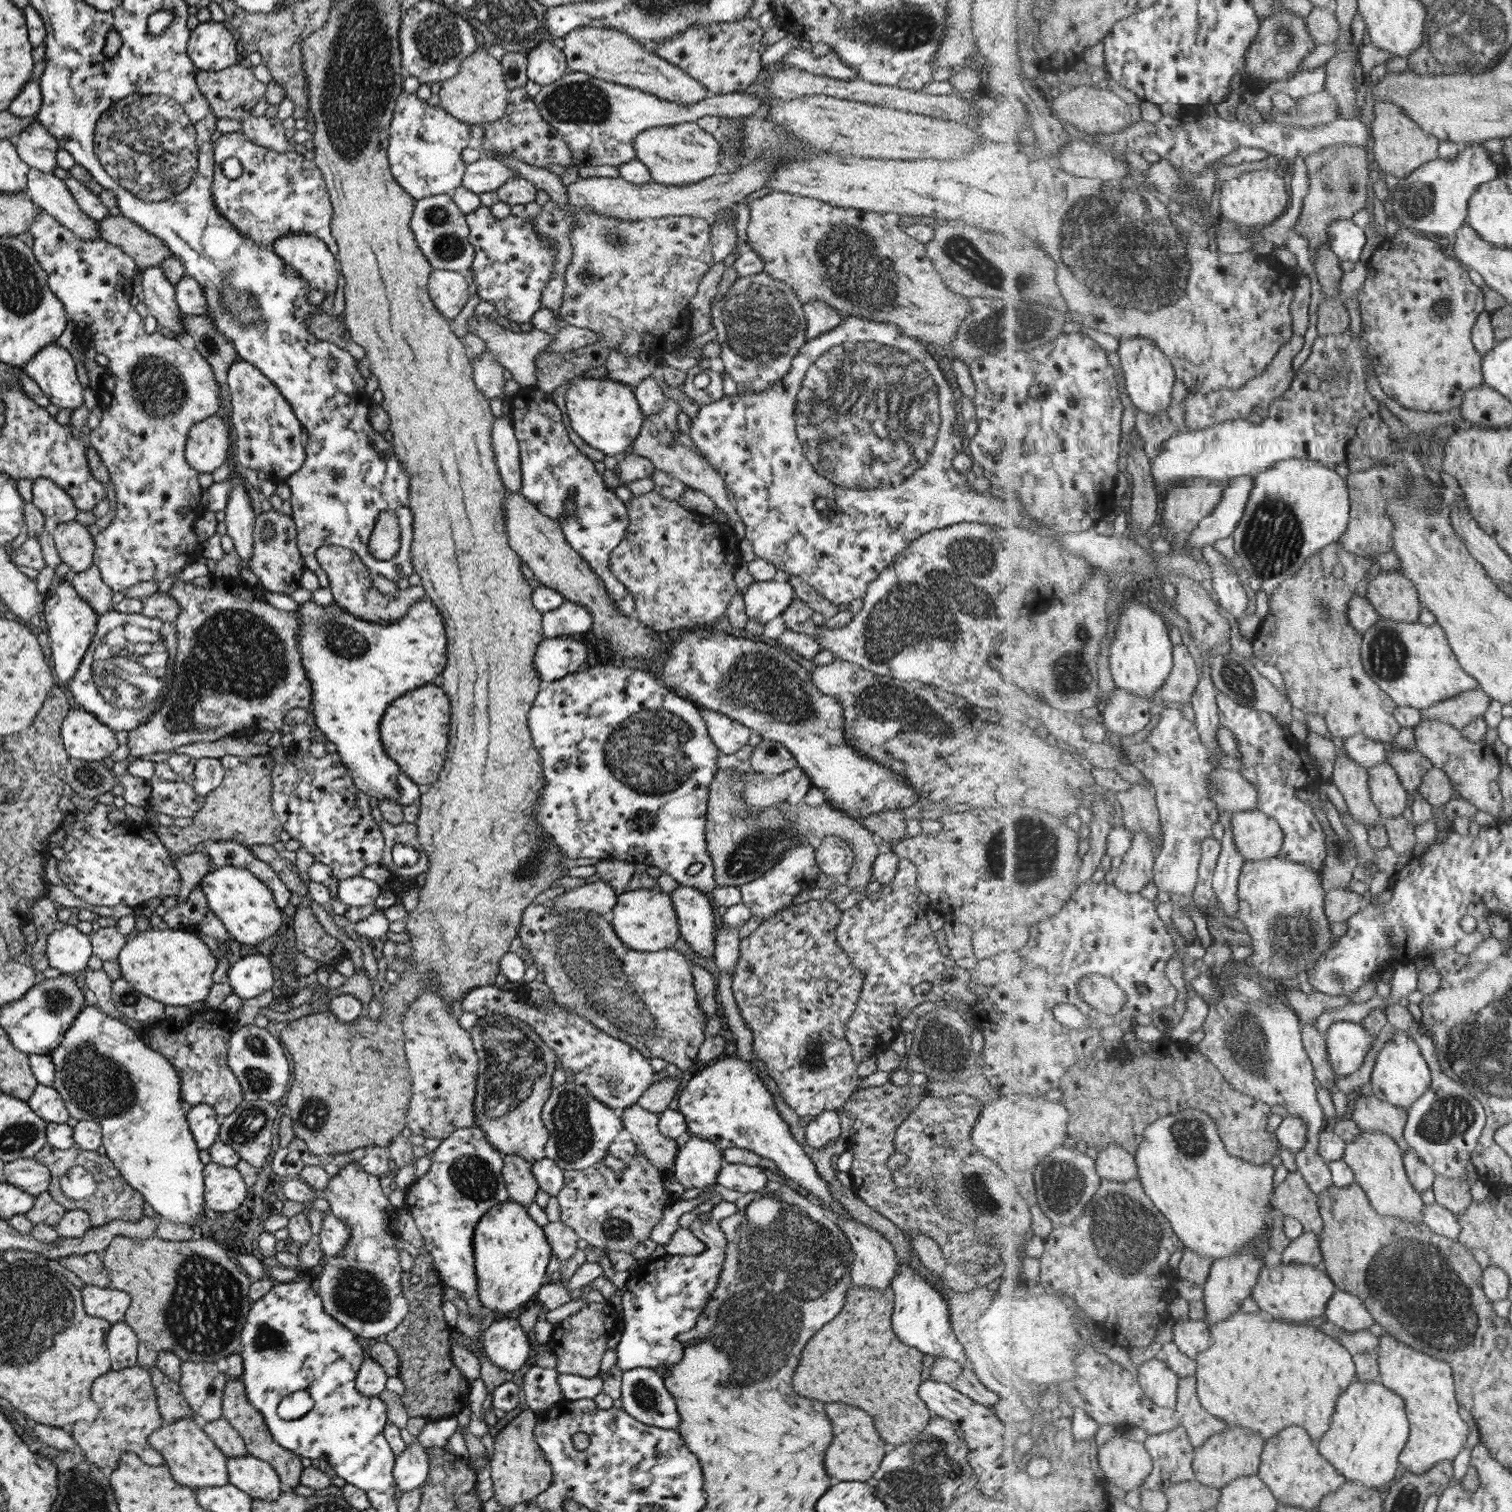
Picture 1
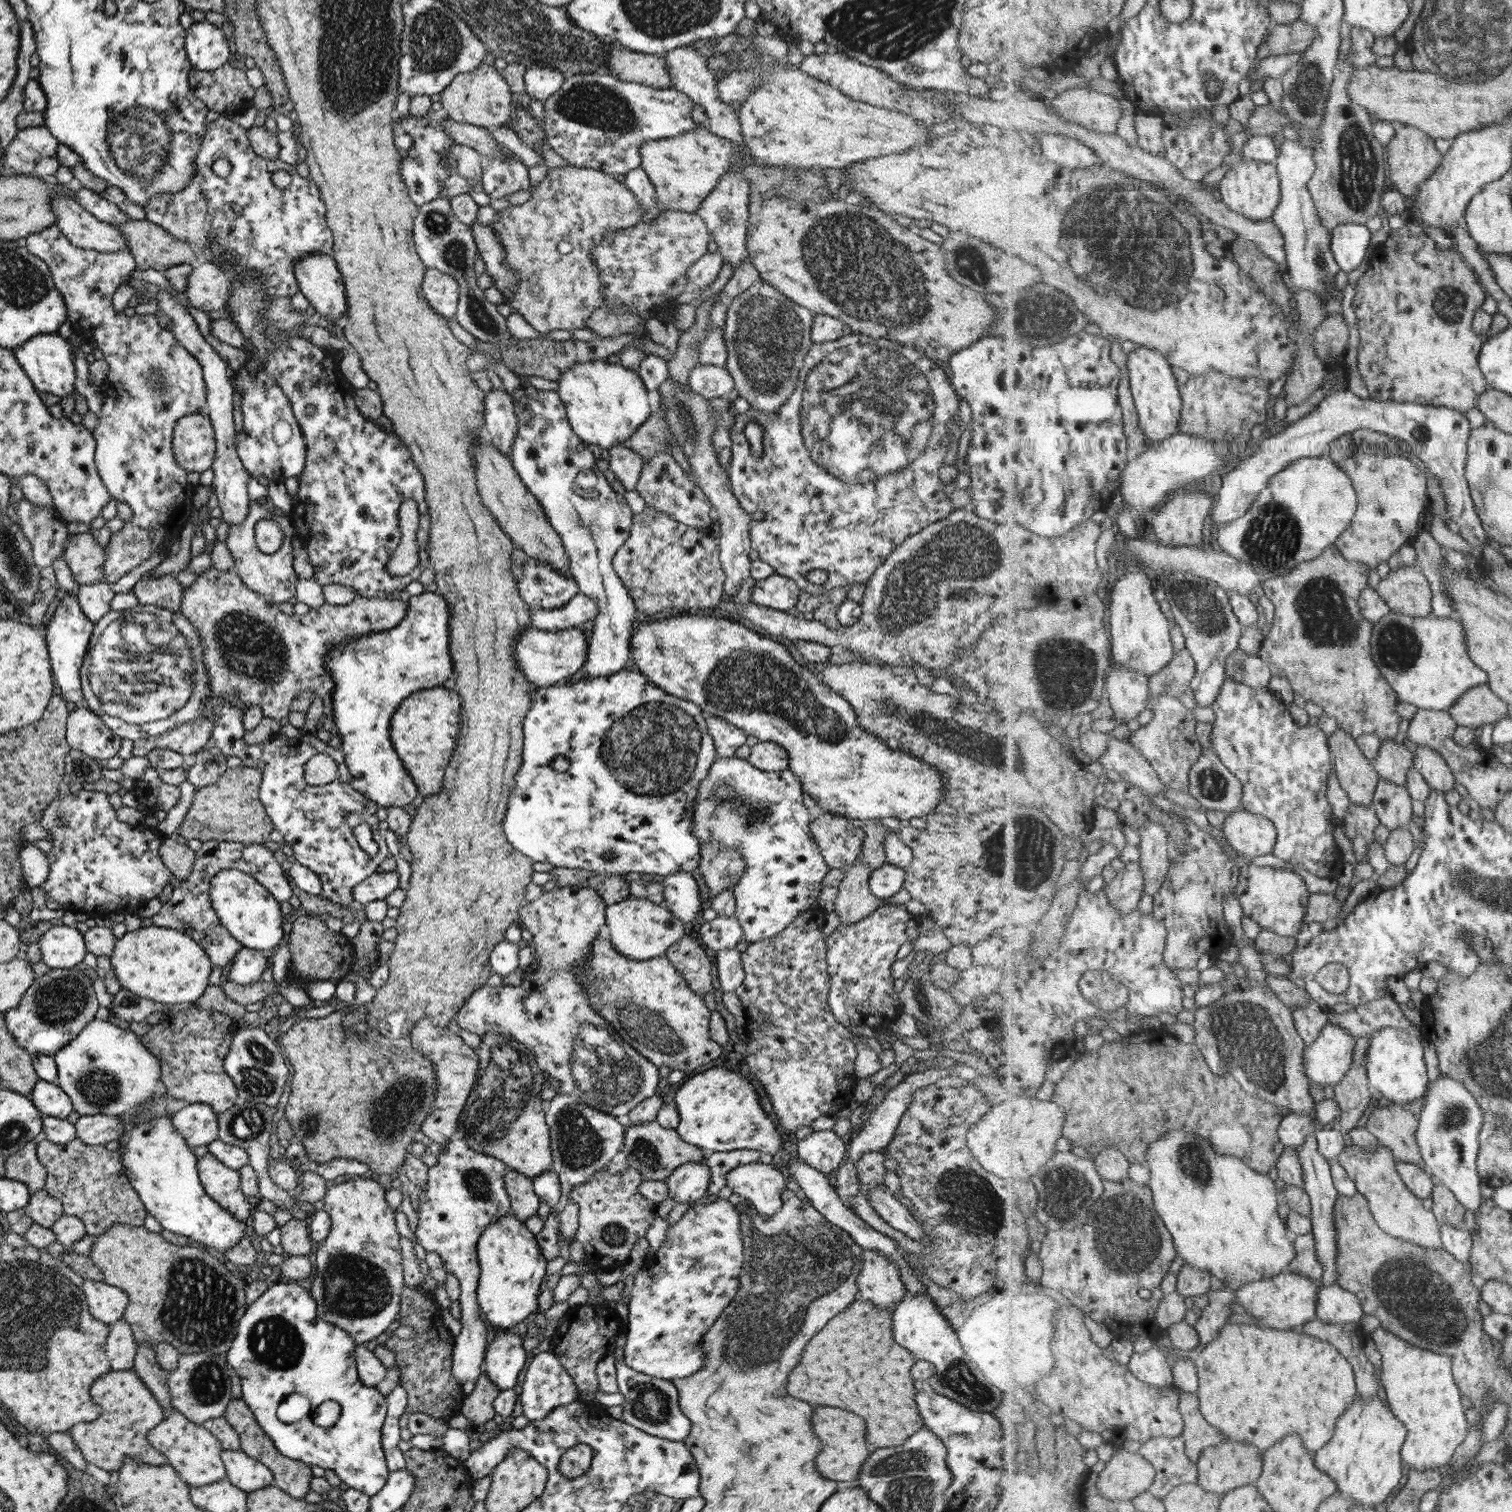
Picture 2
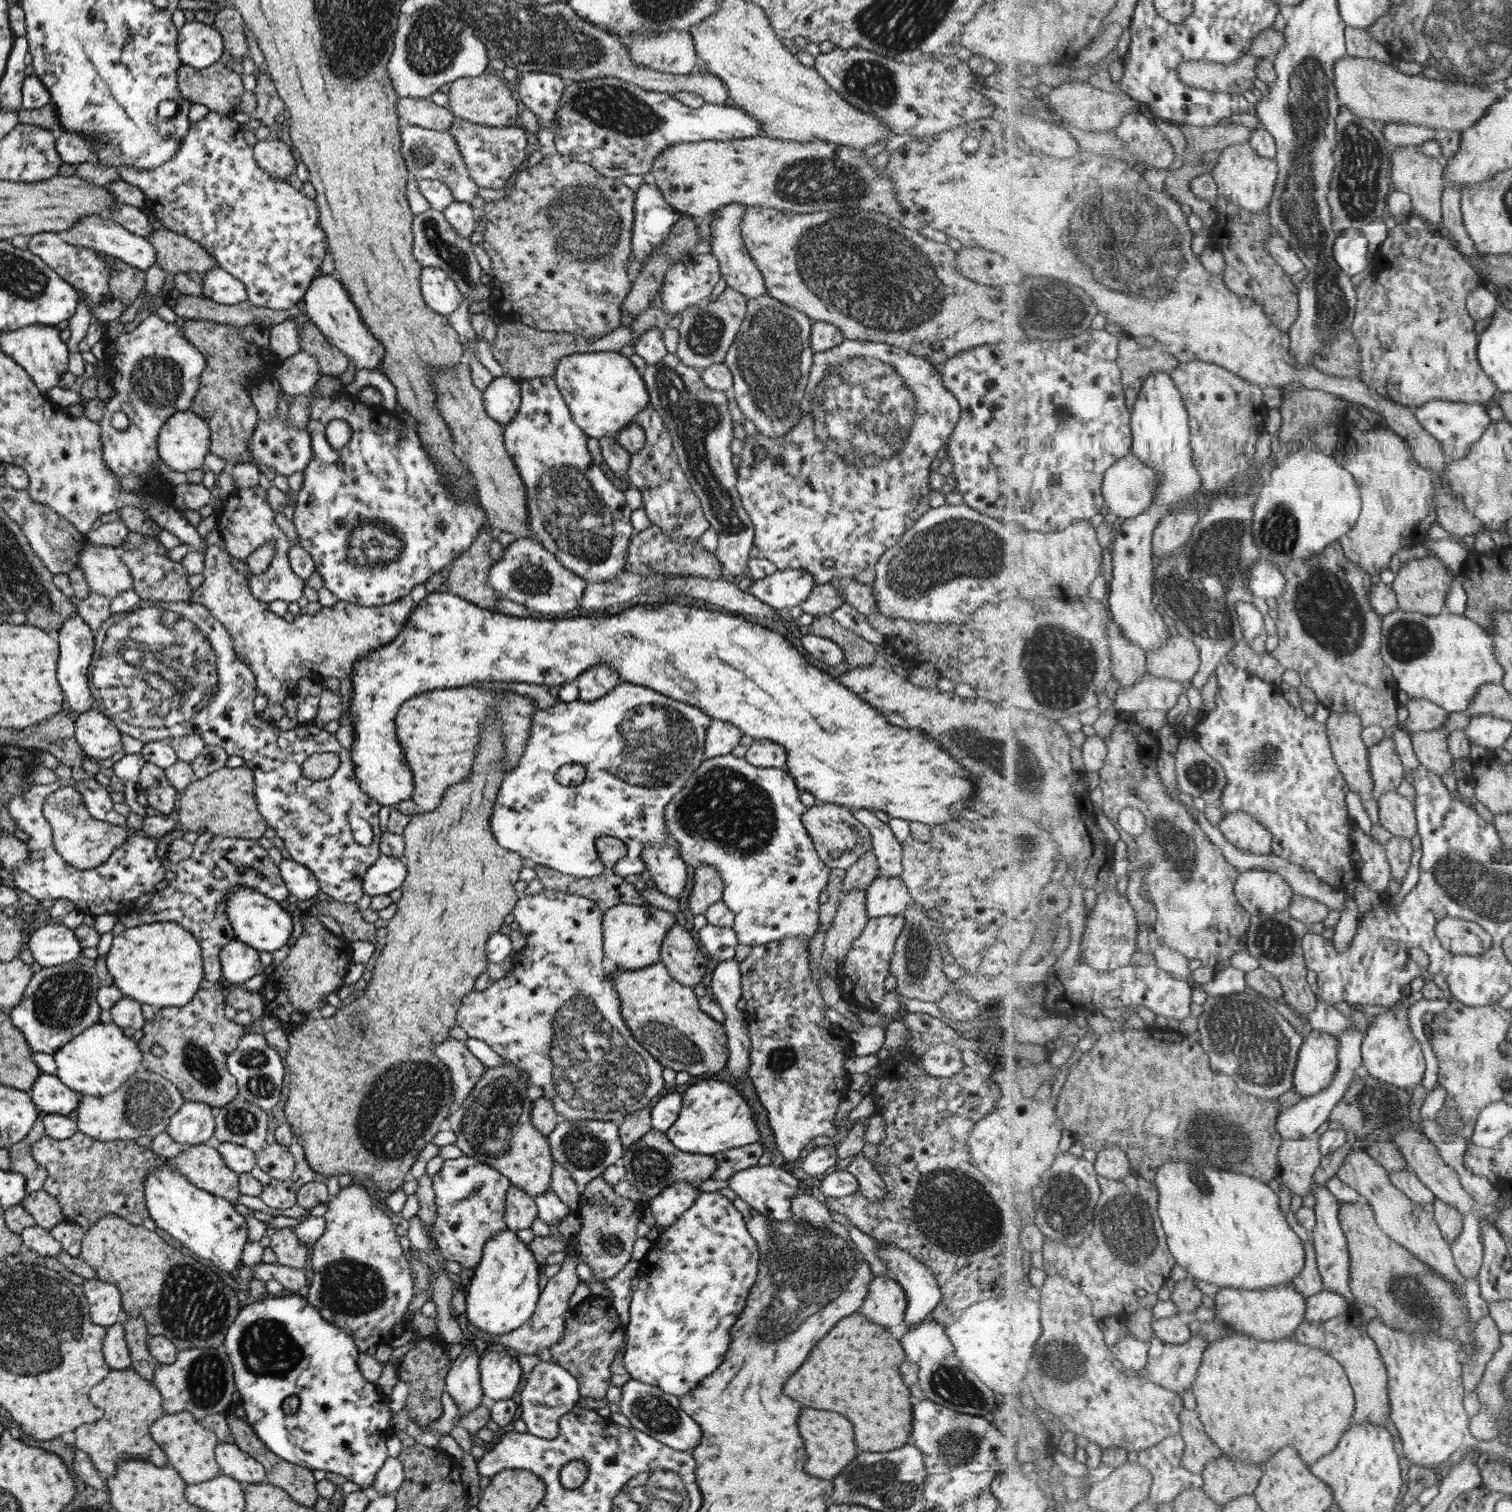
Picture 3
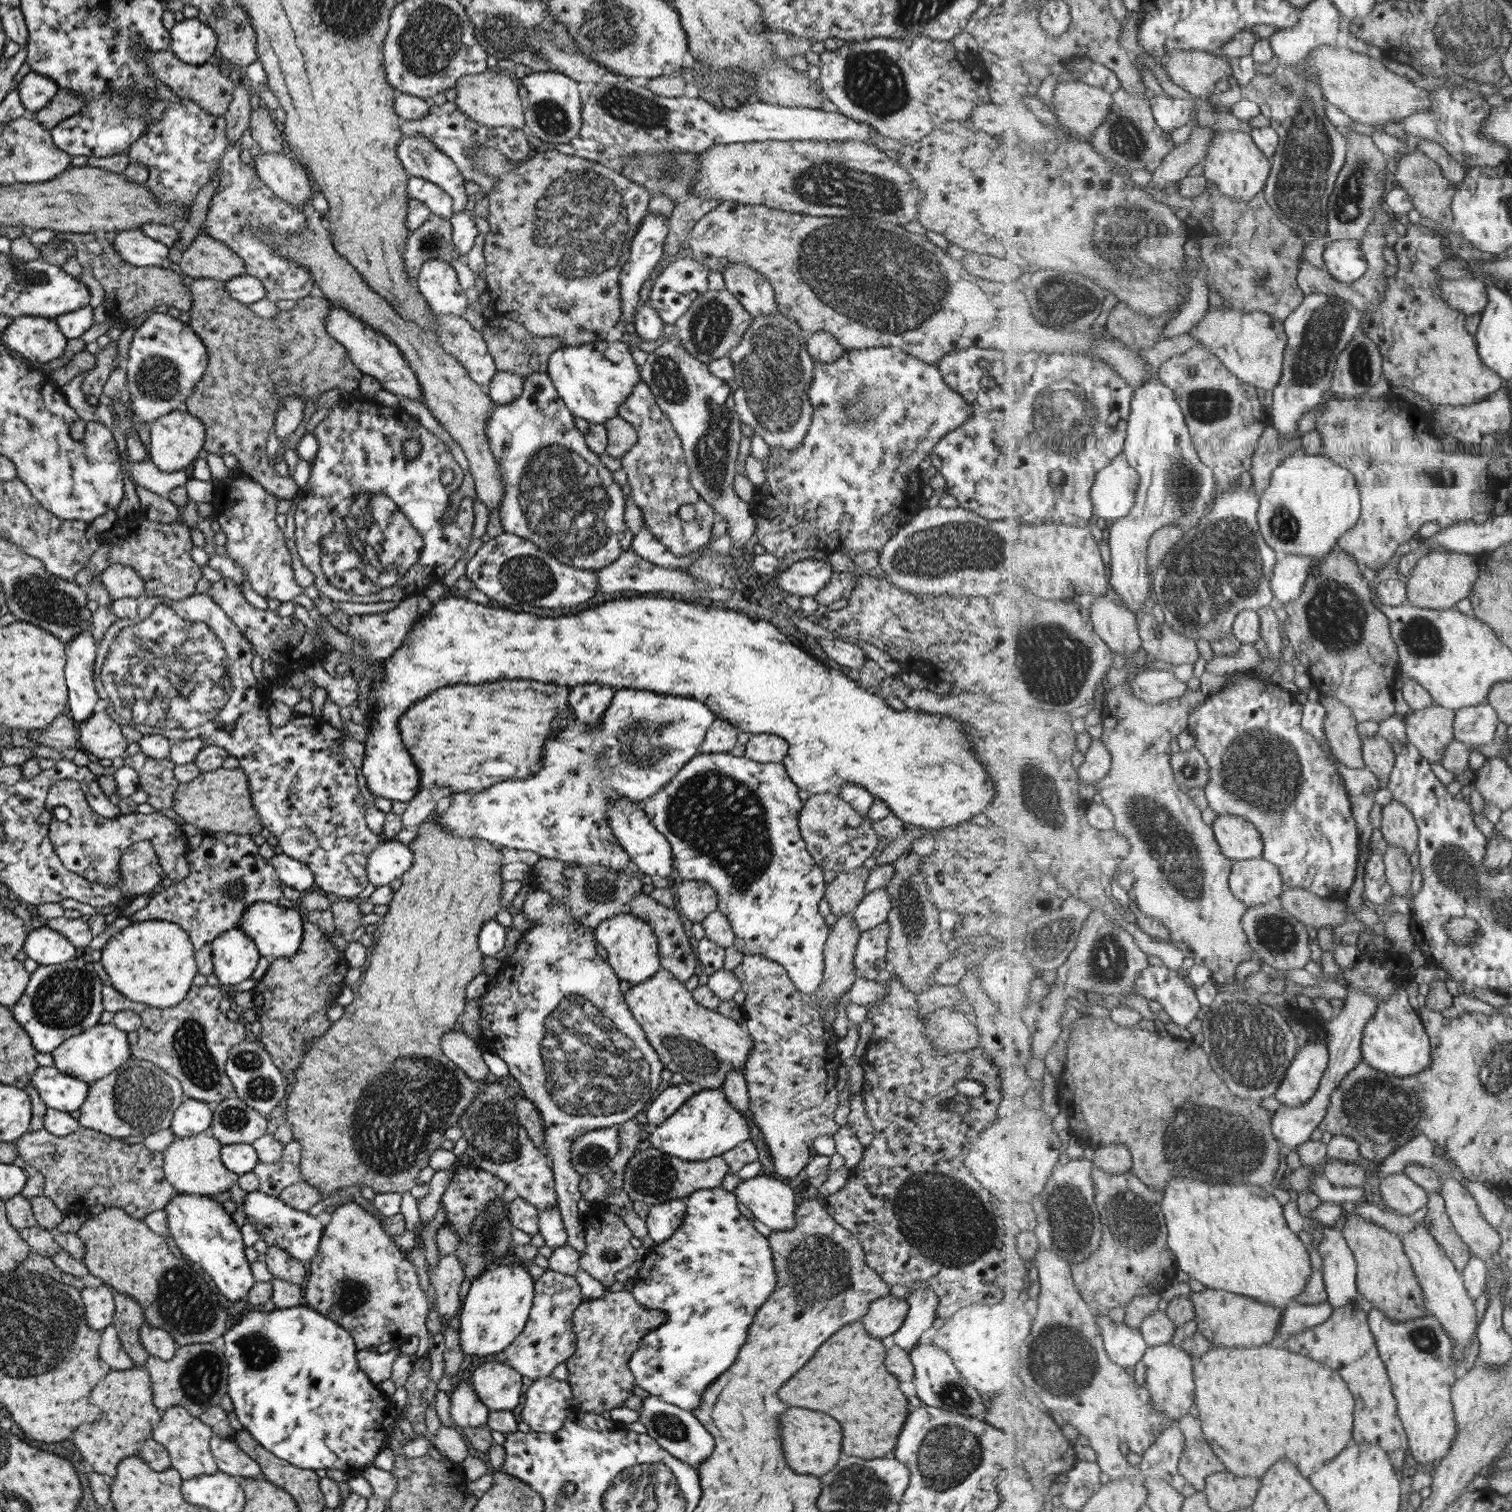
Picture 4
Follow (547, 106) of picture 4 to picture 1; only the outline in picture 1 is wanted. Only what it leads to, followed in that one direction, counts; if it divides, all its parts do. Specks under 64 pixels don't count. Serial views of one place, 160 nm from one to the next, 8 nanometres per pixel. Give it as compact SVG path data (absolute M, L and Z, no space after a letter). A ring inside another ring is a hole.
M541 40L526 55L525 76L541 87L557 82L565 69L565 57L558 43L551 44L549 40Z

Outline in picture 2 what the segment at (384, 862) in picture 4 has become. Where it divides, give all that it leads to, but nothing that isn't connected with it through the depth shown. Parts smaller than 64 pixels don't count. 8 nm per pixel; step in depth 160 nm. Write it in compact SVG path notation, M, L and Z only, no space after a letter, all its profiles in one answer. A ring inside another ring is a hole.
M395 871L373 872L352 888L351 896L354 904L363 906L367 902L384 899L395 888L398 888Z

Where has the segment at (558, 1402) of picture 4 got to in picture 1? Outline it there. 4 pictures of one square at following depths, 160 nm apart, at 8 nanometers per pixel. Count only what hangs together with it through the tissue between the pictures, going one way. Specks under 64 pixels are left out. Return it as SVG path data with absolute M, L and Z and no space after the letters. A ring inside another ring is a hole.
M532 1365L523 1374L523 1398L528 1409L540 1414L547 1410L560 1398L560 1388L557 1386L556 1370L549 1366Z

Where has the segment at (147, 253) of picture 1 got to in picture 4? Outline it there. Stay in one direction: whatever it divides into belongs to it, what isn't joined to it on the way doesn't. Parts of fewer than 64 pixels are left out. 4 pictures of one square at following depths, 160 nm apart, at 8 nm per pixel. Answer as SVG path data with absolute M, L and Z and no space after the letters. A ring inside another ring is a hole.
M198 234L174 261L187 280L211 279L221 283L245 275L245 263L232 248L206 234Z

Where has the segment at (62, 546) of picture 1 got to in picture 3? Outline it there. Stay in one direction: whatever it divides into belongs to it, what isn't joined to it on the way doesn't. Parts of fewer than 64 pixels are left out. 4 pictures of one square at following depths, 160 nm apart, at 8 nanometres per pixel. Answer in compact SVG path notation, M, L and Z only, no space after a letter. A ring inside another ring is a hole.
M80 536L79 562L77 562L77 569L82 572L89 590L112 599L120 592L131 589L132 580L127 567L121 563L118 550L113 547L95 546L89 541L87 536Z

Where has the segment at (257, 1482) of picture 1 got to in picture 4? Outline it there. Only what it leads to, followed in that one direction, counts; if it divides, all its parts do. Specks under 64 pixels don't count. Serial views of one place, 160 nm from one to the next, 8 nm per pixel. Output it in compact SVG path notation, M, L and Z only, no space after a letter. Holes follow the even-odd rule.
M215 1434L209 1440L218 1472L233 1478L260 1478L260 1468L249 1456L246 1456L230 1439L219 1438Z

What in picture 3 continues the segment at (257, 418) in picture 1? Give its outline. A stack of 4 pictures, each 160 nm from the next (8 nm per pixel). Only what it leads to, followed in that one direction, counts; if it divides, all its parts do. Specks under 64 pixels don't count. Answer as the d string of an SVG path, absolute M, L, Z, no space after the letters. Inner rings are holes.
M275 415L268 421L257 419L253 432L246 440L246 446L252 456L251 462L258 470L265 471L272 468L276 474L288 477L295 472L301 472L309 462L312 452L310 447L310 434L306 430L297 429L288 422L287 427L283 427L282 420Z

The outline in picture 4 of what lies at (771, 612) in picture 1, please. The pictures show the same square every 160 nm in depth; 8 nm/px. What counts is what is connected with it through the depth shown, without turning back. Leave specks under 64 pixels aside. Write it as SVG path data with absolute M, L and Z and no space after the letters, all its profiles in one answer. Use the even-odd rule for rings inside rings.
M805 559L791 564L789 568L779 571L776 575L773 574L772 581L775 583L775 588L801 599L819 592L827 584L833 572L828 562Z

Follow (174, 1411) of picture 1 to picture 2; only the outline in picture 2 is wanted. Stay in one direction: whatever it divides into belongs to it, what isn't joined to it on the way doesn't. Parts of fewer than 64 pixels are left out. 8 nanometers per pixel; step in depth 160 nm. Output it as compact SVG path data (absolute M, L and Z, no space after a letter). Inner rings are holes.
M137 1344L132 1369L149 1388L153 1398L165 1413L173 1410L170 1392L166 1384L167 1372L155 1360L154 1349L148 1344Z

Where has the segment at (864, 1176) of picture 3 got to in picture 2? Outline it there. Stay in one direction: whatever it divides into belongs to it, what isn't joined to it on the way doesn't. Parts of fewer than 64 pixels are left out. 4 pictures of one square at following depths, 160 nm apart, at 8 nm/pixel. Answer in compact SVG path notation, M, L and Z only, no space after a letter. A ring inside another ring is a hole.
M876 1184L865 1194L866 1201L873 1210L889 1225L917 1242L924 1240L922 1226L913 1218L911 1212L895 1199L883 1184Z

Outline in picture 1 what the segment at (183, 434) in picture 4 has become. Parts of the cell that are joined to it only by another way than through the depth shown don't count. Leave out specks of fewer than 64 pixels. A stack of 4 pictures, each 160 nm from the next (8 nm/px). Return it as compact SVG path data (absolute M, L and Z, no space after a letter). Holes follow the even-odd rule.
M215 414L189 427L184 446L185 462L195 472L211 473L226 461L228 430L222 418Z

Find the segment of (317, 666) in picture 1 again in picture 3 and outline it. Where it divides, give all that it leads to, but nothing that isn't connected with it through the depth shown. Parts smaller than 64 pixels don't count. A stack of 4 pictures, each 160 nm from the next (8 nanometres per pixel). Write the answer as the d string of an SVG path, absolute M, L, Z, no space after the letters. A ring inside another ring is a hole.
M443 588L427 593L427 596L418 602L409 613L407 622L403 624L399 634L386 645L374 648L365 656L355 659L350 672L351 697L349 698L349 722L352 725L352 743L349 750L353 773L359 788L380 806L395 807L401 800L410 798L413 792L412 774L405 763L405 757L401 750L401 745L393 730L393 718L397 709L411 696L418 695L425 690L449 689L465 687L465 684L477 682L527 682L527 684L547 684L555 687L571 682L573 678L590 669L593 665L604 664L615 669L619 680L630 682L645 688L657 691L659 694L676 699L679 702L689 703L697 707L711 719L719 719L723 722L730 722L738 728L742 734L747 734L753 739L765 739L777 743L785 749L786 764L785 771L794 780L799 792L810 792L816 802L832 802L839 806L846 806L851 811L863 808L874 812L881 810L889 817L906 820L907 822L918 822L926 825L936 825L946 823L949 819L961 818L958 813L961 809L968 808L968 802L973 794L973 785L969 774L965 769L961 770L961 764L953 762L953 759L941 750L938 744L927 734L912 728L901 729L890 725L884 718L884 714L877 712L868 702L861 700L854 692L847 690L845 686L837 682L831 675L819 671L817 667L809 665L787 639L775 630L762 628L760 625L752 624L741 615L722 611L721 609L712 611L706 610L700 604L694 606L681 606L672 602L651 603L645 605L633 605L617 615L607 615L604 618L594 618L594 616L579 616L578 618L566 620L543 620L539 616L531 617L511 617L499 611L489 612L485 608L475 606L463 598L459 598L454 593L449 593Z

